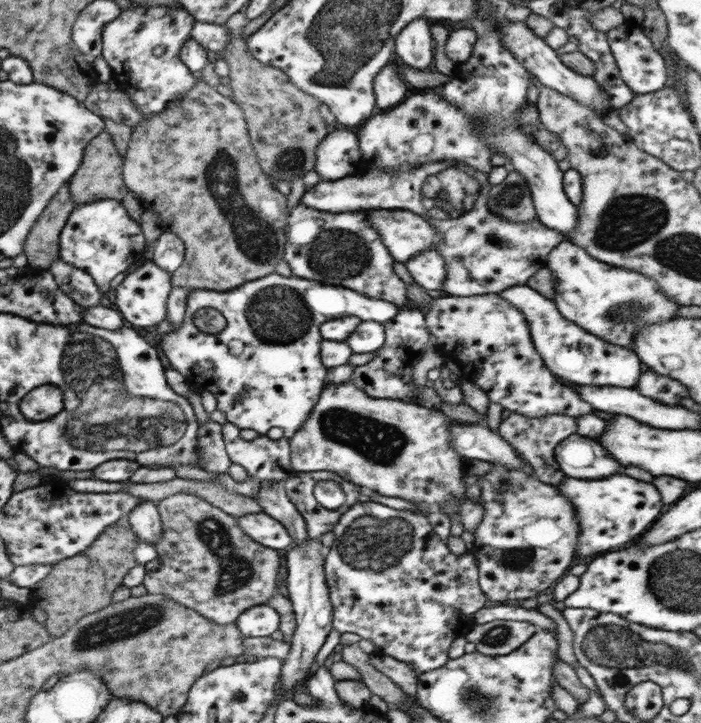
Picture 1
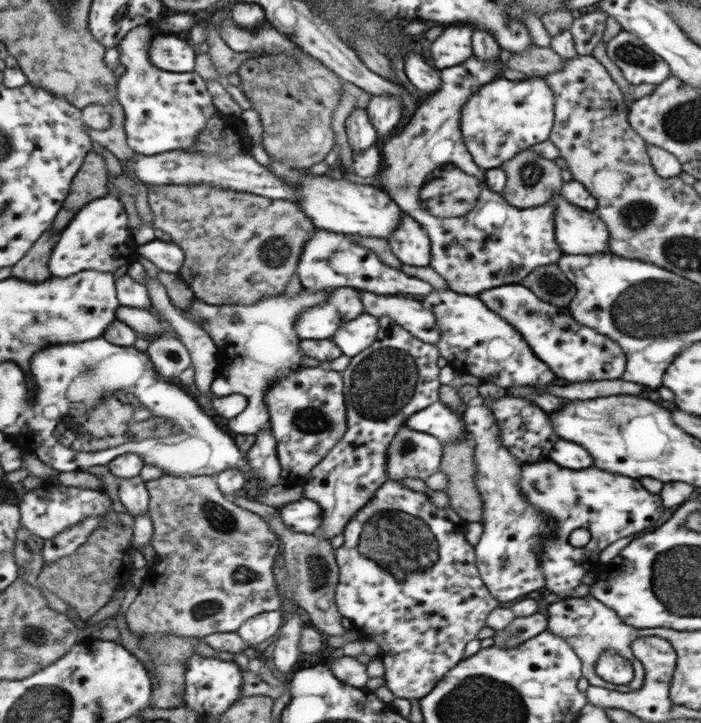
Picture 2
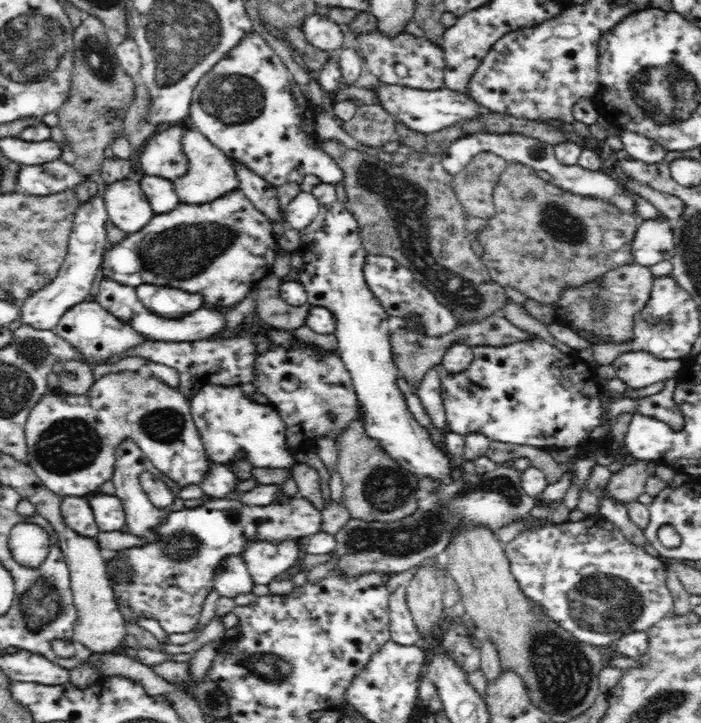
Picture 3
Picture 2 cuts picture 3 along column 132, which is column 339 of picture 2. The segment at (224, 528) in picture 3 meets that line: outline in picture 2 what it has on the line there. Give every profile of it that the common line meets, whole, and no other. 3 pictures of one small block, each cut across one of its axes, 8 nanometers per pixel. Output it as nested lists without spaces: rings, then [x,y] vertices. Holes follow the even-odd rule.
[[[395,481],[386,482],[366,503],[361,510],[346,524],[344,528],[344,543],[335,550],[336,564],[339,577],[335,591],[335,600],[340,614],[349,618],[354,629],[360,631],[363,637],[379,644],[379,657],[383,662],[385,673],[383,675],[385,685],[392,691],[396,698],[408,700],[421,699],[426,696],[434,685],[451,669],[464,659],[465,646],[471,640],[476,639],[476,634],[481,628],[487,626],[486,617],[495,608],[498,608],[498,600],[494,599],[477,569],[475,548],[466,540],[466,524],[452,507],[439,508],[432,504],[429,492],[420,493],[410,490],[402,483]]]

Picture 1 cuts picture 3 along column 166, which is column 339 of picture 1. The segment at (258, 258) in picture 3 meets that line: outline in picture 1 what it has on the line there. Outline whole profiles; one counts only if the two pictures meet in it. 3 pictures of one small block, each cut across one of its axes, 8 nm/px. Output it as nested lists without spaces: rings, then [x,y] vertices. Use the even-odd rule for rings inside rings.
[[[298,203],[290,212],[287,221],[284,260],[291,267],[294,277],[314,280],[330,286],[344,286],[370,298],[380,298],[380,300],[384,298],[386,302],[395,304],[400,311],[406,308],[410,301],[406,297],[407,284],[394,272],[395,261],[382,242],[378,231],[369,223],[367,211],[331,213]]]

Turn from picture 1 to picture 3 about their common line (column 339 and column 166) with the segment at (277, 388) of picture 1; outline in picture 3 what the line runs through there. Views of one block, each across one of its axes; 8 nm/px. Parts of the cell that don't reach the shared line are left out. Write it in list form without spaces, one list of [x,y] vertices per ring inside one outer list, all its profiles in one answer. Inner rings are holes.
[[[141,284],[135,287],[135,291],[138,300],[149,311],[164,318],[182,318],[204,306],[208,307],[208,304],[204,304],[204,295],[178,290],[178,288]]]

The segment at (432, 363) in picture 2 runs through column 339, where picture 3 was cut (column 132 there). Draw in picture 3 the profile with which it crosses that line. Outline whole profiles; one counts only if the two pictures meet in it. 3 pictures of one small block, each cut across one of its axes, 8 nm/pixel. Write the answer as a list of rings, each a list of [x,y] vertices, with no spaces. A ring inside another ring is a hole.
[[[122,440],[120,442],[120,447],[116,452],[116,465],[114,470],[114,475],[112,478],[112,482],[114,483],[114,487],[116,488],[116,496],[123,504],[125,511],[125,522],[130,529],[129,534],[135,535],[137,537],[143,537],[148,532],[155,532],[157,527],[160,527],[162,524],[166,523],[167,517],[172,512],[177,512],[183,510],[184,500],[180,499],[177,496],[177,500],[170,504],[170,506],[166,506],[166,508],[158,508],[154,506],[149,500],[149,497],[142,489],[142,485],[140,485],[140,474],[144,472],[150,472],[154,474],[157,478],[161,478],[165,480],[165,484],[170,488],[170,491],[178,495],[178,492],[183,488],[179,486],[178,483],[171,481],[170,479],[166,480],[166,477],[162,472],[159,472],[154,466],[153,463],[142,453],[142,450],[138,447],[138,445],[133,440]]]

